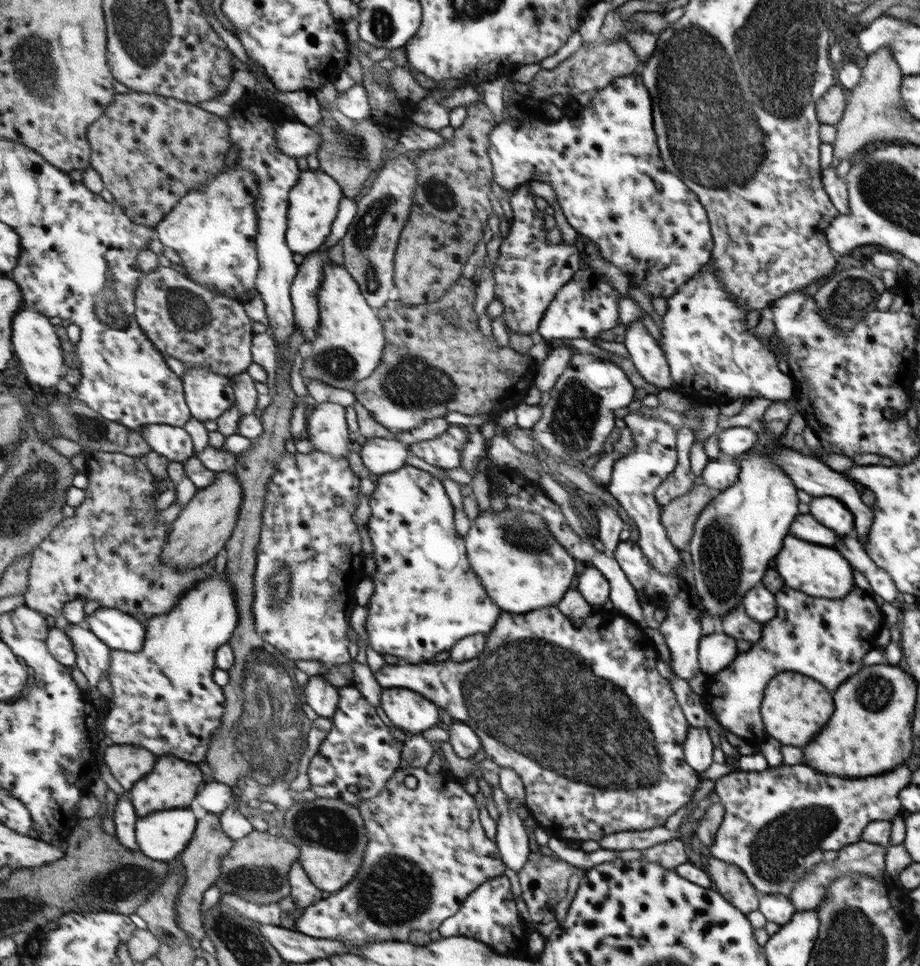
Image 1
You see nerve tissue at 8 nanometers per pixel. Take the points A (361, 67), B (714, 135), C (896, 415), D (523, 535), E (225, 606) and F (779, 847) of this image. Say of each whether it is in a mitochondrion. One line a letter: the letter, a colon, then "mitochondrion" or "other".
A: other
B: mitochondrion
C: other
D: mitochondrion
E: other
F: mitochondrion

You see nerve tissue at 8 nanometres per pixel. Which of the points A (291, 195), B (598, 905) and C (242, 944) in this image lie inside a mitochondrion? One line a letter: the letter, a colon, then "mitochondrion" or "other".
A: other
B: other
C: mitochondrion

